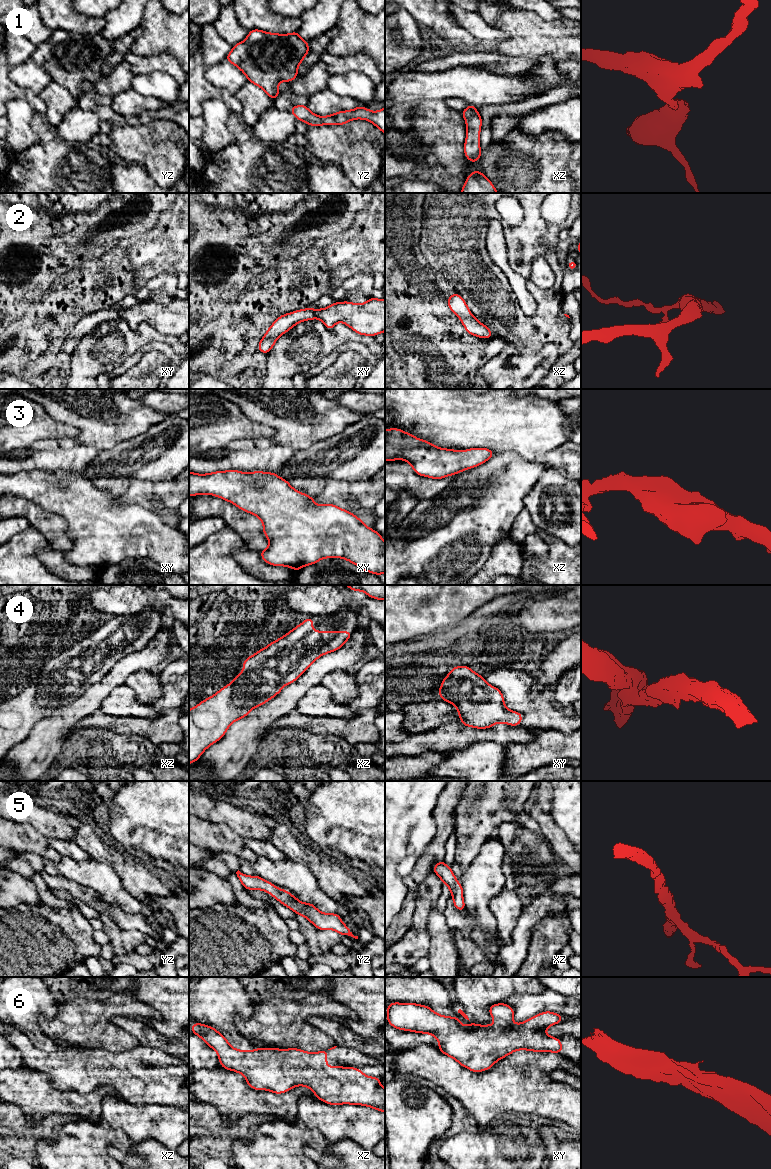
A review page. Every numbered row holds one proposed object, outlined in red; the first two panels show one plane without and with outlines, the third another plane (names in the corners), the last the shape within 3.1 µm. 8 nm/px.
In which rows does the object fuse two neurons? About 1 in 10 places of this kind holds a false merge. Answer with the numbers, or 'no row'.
no row

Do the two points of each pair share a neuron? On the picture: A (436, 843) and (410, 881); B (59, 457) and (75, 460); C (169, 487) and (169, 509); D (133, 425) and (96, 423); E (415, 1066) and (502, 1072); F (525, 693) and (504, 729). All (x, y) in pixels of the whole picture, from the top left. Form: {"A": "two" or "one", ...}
{"A": "one", "B": "one", "C": "one", "D": "one", "E": "one", "F": "two"}

